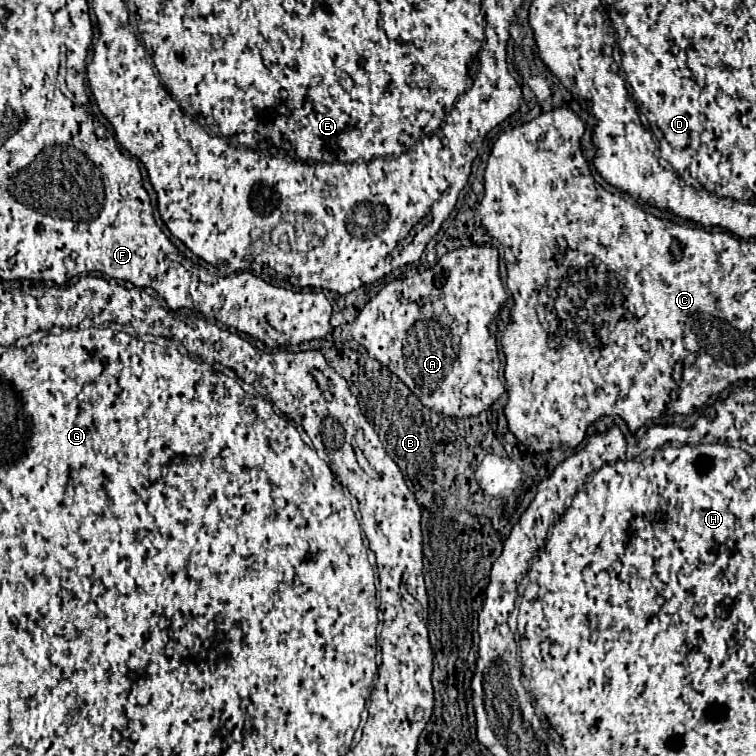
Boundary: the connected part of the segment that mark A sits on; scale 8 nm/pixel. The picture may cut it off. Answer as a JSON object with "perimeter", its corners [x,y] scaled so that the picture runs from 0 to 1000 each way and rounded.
{"perimeter":[[[623,323],[620,328],[604,328],[599,333],[586,336],[575,352],[544,365],[544,368],[533,368],[533,370],[520,370],[515,373],[501,389],[496,389],[475,413],[475,418],[467,426],[467,447],[485,460],[488,471],[501,476],[507,484],[512,484],[520,495],[525,495],[525,500],[557,529],[557,534],[562,540],[570,540],[586,550],[597,550],[597,553],[620,553],[620,550],[631,550],[639,542],[644,542],[665,519],[665,508],[660,503],[660,468],[657,468],[657,455],[655,455],[655,442],[657,442],[657,421],[660,413],[668,407],[671,402],[671,386],[663,376],[663,365],[660,365],[660,333],[657,328],[647,325],[647,323]]]}

